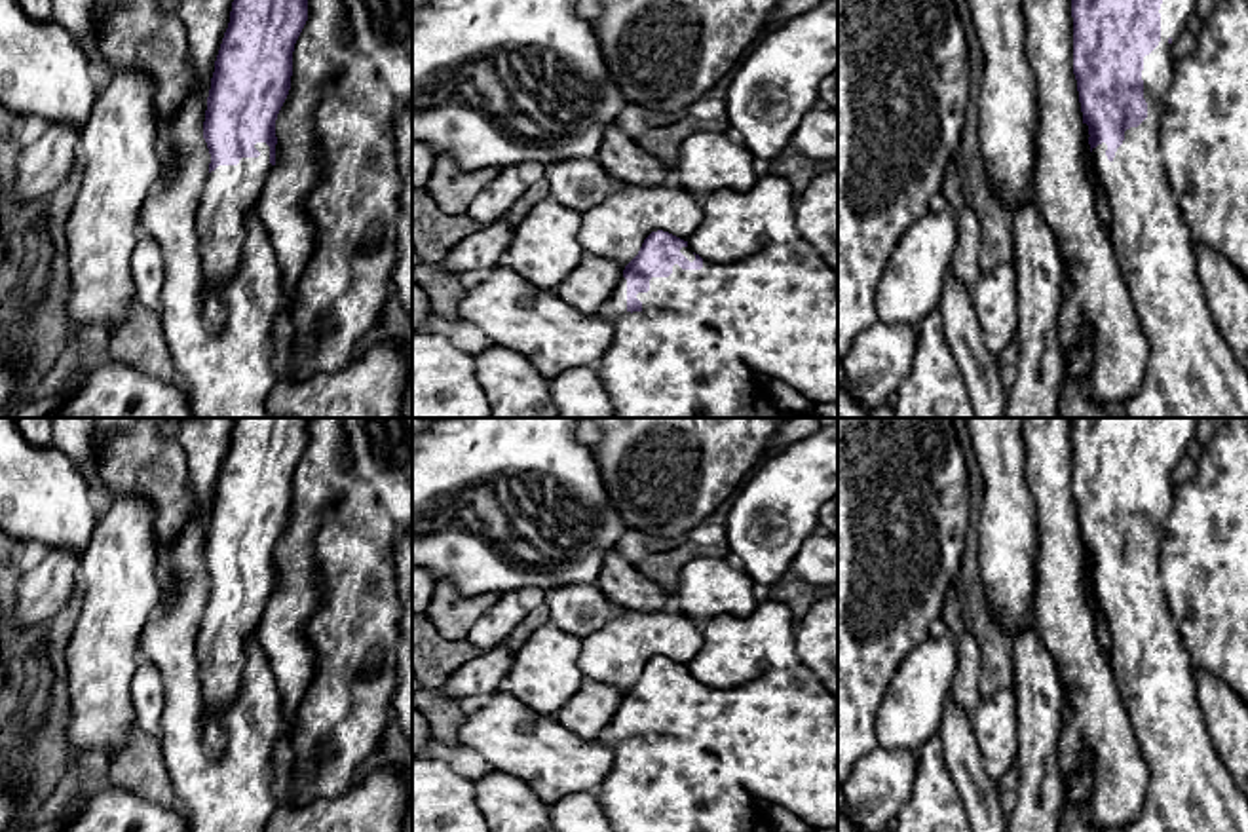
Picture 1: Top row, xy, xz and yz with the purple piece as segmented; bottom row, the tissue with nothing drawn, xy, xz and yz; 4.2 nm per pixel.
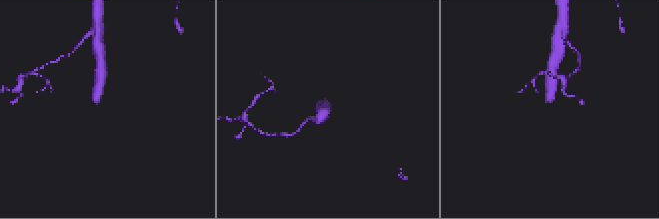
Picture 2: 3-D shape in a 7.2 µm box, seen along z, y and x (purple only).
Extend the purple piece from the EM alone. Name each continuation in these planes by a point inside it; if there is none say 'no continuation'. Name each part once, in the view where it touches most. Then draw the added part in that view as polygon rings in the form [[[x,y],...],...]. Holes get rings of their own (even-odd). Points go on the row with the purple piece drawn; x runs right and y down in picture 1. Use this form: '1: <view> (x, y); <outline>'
1: yz (1191, 373); [[[1163,0],[1161,42],[1144,57],[1142,70],[1147,118],[1125,131],[1125,141],[1111,161],[1106,156],[1106,142],[1090,152],[1096,180],[1111,209],[1107,230],[1115,262],[1149,344],[1144,380],[1121,405],[1128,418],[1248,418],[1248,372],[1214,321],[1199,277],[1197,241],[1168,180],[1161,148],[1161,122],[1176,63],[1172,46],[1195,15],[1195,4],[1197,0]]]

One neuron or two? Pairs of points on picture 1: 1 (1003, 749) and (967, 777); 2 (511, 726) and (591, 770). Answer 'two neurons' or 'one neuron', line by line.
1: two neurons
2: one neuron

